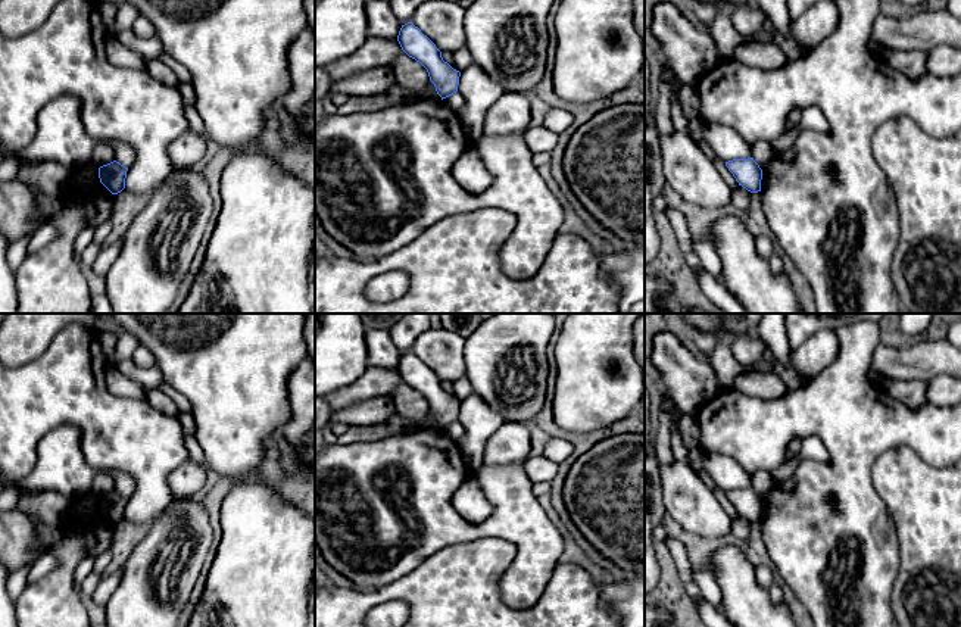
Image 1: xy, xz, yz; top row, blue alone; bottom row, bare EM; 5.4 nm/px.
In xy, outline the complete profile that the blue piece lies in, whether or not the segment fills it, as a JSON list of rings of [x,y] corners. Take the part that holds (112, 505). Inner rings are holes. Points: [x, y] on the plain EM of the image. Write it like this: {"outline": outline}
{"outline": [[[113,490],[99,497],[100,512],[112,522],[118,524],[125,518],[127,500],[124,495]]]}

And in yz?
{"outline": [[[753,487],[733,489],[726,492],[726,496],[733,503],[739,515],[751,522],[761,521],[762,499],[753,490]]]}

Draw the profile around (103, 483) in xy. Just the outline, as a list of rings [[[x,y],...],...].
[[[99,471],[94,474],[91,490],[100,497],[113,492],[116,481],[113,472]]]

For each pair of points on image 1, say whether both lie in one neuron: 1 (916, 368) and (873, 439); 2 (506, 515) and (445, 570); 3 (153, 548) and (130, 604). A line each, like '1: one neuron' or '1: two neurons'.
1: two neurons
2: two neurons
3: one neuron

